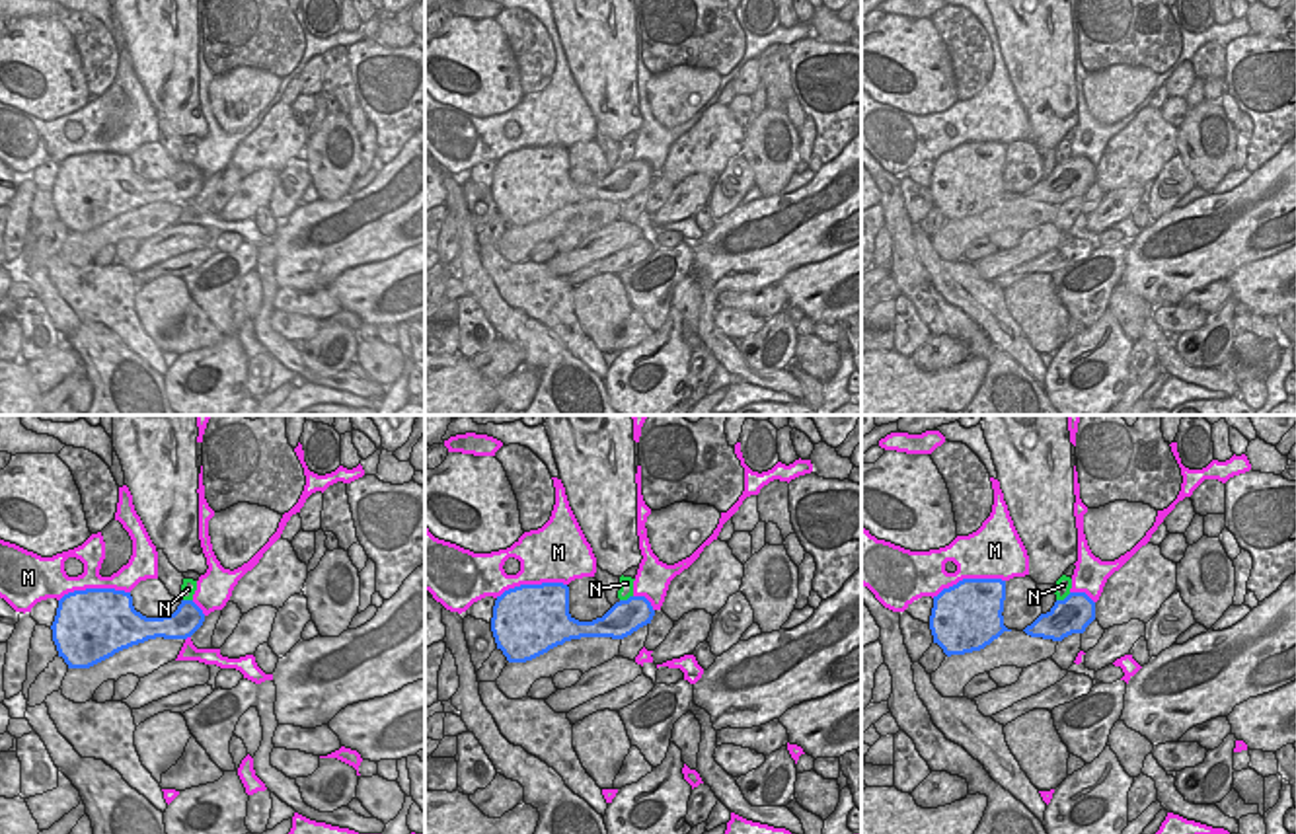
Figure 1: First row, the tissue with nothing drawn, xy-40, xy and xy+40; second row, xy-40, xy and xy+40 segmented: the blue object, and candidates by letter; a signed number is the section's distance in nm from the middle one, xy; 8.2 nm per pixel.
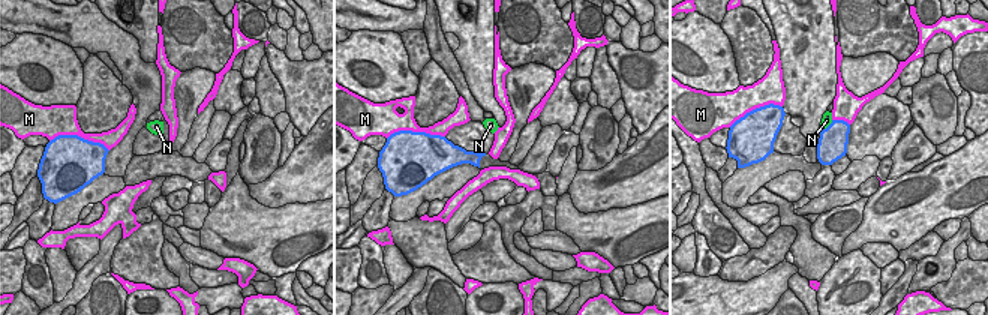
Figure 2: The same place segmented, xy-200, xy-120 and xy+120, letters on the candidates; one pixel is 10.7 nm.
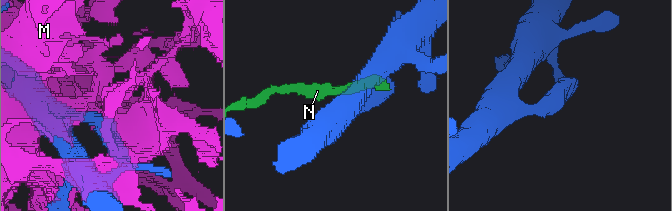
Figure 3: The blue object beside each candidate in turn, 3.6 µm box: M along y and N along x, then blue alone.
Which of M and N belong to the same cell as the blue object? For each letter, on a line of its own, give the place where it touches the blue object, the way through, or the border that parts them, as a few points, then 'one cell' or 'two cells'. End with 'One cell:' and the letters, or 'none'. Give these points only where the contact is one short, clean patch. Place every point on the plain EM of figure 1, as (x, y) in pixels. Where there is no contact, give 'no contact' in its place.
M: xy+40 (967, 143) | two cells
N: xy+40 (1065, 162) | two cells
One cell: none

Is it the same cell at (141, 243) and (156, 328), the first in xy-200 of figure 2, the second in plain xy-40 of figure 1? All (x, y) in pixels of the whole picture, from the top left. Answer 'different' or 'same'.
different

